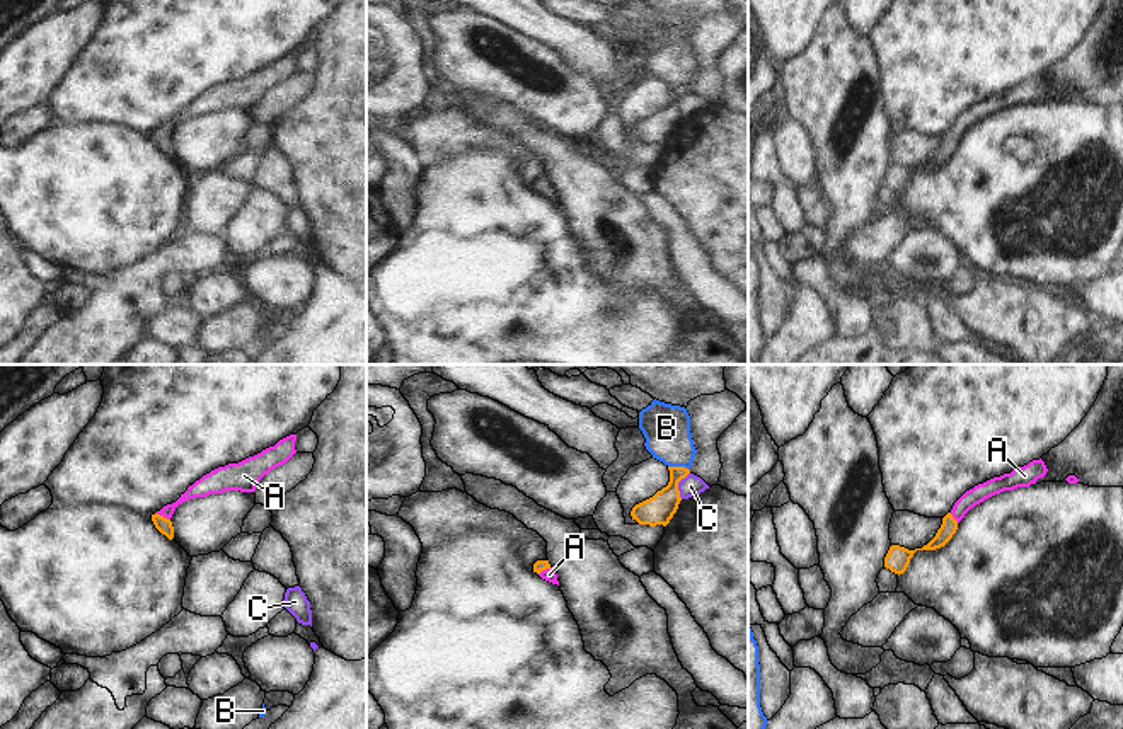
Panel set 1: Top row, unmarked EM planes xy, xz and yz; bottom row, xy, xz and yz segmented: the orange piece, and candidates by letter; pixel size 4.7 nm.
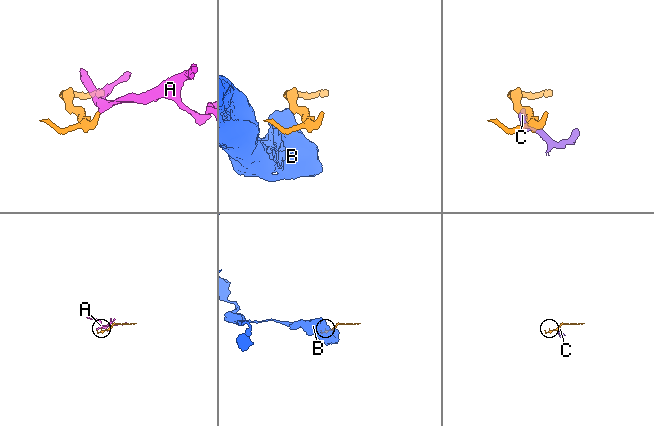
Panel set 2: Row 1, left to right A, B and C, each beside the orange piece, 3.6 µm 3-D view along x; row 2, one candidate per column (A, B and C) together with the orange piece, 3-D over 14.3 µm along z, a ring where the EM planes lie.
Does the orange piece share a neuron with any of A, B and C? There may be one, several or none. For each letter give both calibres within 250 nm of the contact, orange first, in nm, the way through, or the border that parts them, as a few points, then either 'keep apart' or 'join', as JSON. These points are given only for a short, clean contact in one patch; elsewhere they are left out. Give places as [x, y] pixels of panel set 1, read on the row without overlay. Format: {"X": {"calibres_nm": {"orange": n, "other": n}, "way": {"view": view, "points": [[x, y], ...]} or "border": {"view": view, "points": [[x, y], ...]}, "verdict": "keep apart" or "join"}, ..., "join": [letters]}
{"A": {"calibres_nm": {"orange": 70, "other": 90}, "way": {"view": "xy", "points": [[164, 143], [162, 135], [184, 114], [205, 104]]}, "verdict": "join"}, "B": {"calibres_nm": {"orange": 140, "other": 220}, "border": {"view": "xz", "points": [[668, 84], [684, 84], [689, 89]]}, "verdict": "keep apart"}, "C": {"calibres_nm": {"orange": 140, "other": 100}, "border": {"view": "xz", "points": [[689, 91], [679, 101], [680, 116]]}, "verdict": "keep apart"}, "join": ["A"]}

